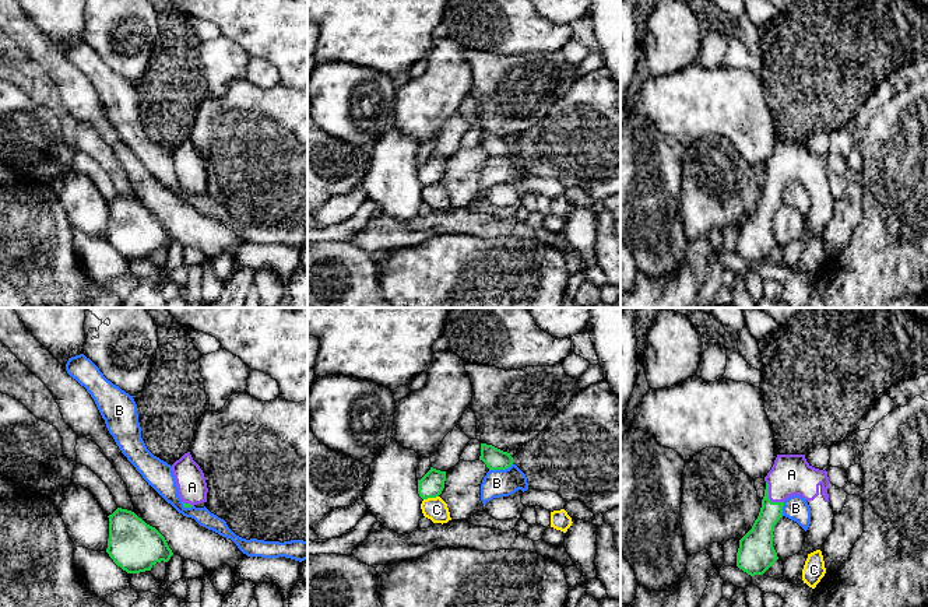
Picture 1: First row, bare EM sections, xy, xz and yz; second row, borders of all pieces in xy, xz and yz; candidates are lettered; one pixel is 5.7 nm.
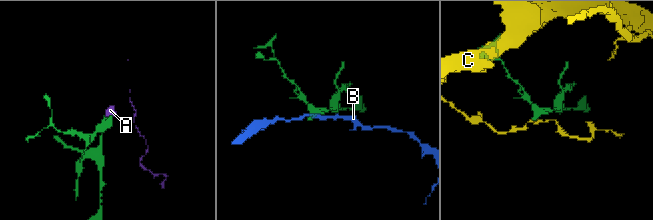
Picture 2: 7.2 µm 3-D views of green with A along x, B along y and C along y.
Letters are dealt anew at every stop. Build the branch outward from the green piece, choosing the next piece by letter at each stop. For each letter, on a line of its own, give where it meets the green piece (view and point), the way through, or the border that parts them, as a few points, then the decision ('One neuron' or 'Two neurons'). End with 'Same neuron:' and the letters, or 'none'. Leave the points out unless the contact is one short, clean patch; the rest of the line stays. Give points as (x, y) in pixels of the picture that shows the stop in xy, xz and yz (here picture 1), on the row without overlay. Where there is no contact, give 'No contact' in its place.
A: Touches green at yz (767, 183). Path across: yz (759, 225), (767, 204), (767, 183), (791, 161). One neuron
B: Touches green at xz (501, 155). Boundary: xz (512, 150), (505, 155), (489, 157). Two neurons
C: Touches green at xz (431, 183). Boundary: xz (438, 182), (424, 186). Two neurons
Same neuron: A

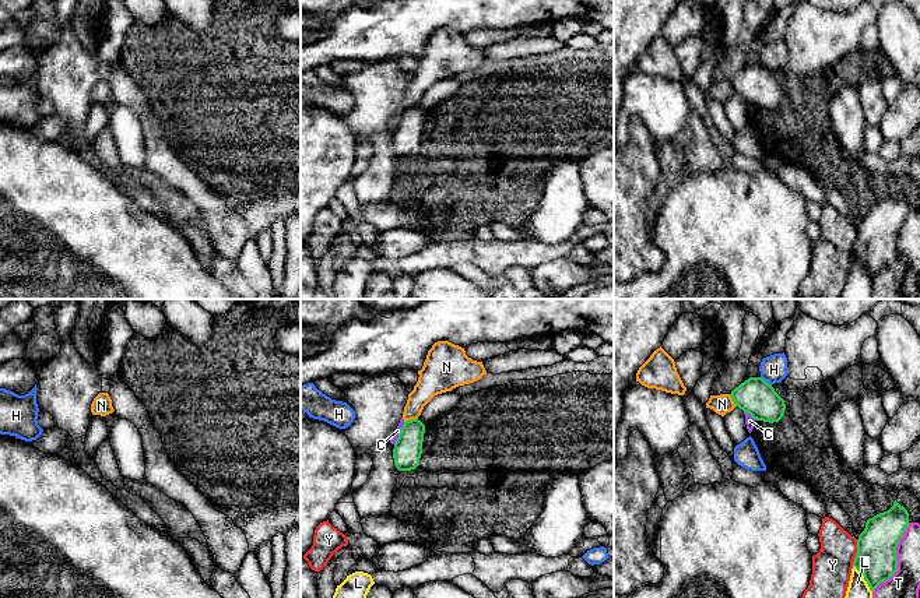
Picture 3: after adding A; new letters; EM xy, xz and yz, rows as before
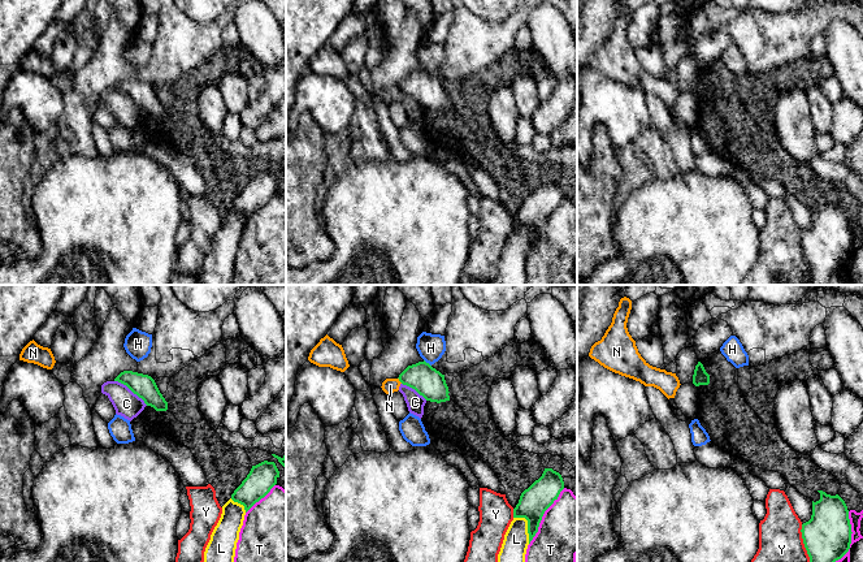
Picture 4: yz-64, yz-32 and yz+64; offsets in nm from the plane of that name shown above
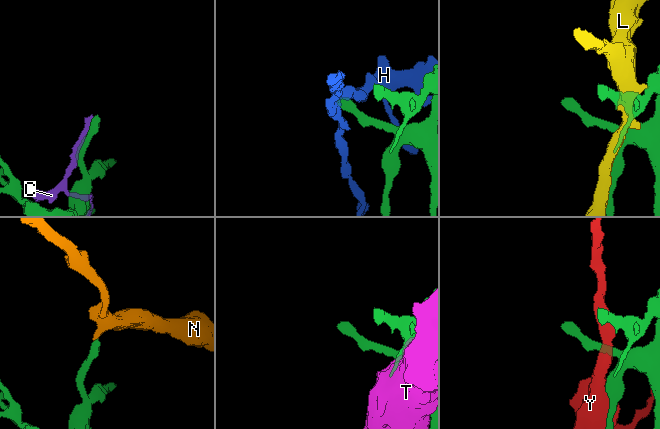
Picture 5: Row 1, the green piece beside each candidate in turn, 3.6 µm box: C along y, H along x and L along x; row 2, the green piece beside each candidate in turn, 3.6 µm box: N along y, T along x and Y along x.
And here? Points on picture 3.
C: Touches green at xz (400, 120). Two neurons
H: Touches green at yz (766, 69). Two neurons
L: Touches green at yz (864, 266). Two neurons
N: Touches green at xz (411, 106). Boundary: xz (417, 104), (404, 109). Two neurons
T: Touches green at yz (896, 246). Two neurons
Y: Touches green at yz (857, 239). Two neurons
Same neuron: none

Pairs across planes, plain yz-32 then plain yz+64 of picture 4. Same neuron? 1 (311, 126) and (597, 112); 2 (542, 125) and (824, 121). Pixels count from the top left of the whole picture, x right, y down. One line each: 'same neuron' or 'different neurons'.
1: different neurons
2: different neurons

